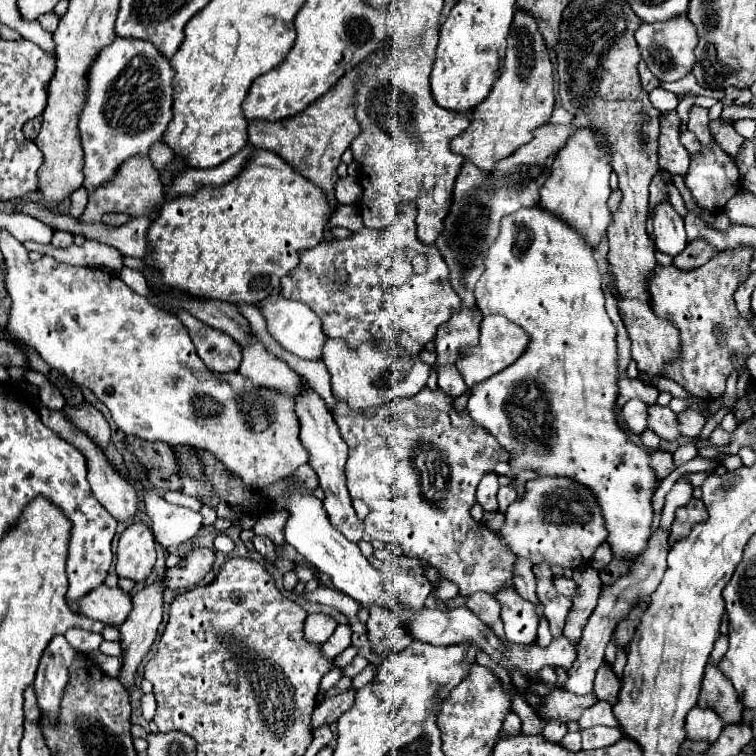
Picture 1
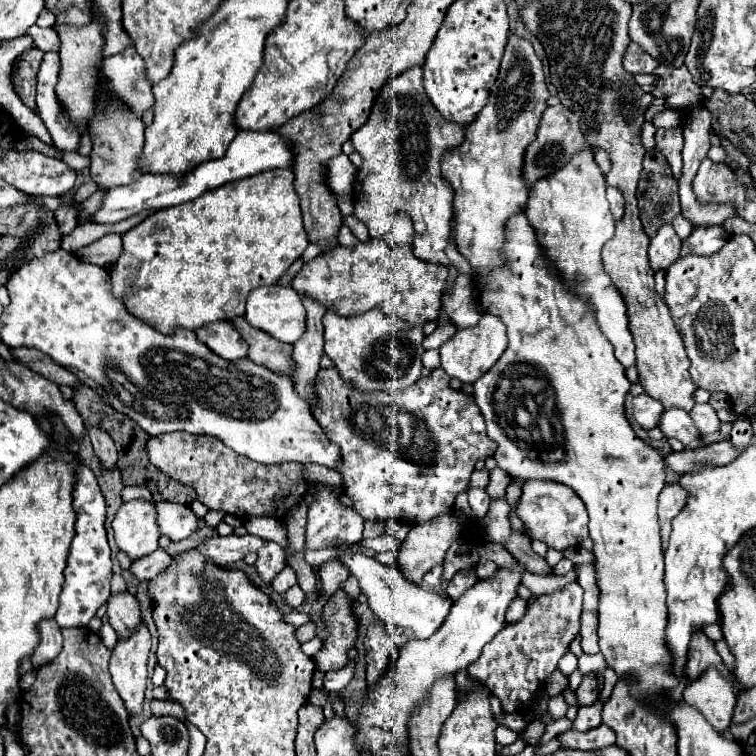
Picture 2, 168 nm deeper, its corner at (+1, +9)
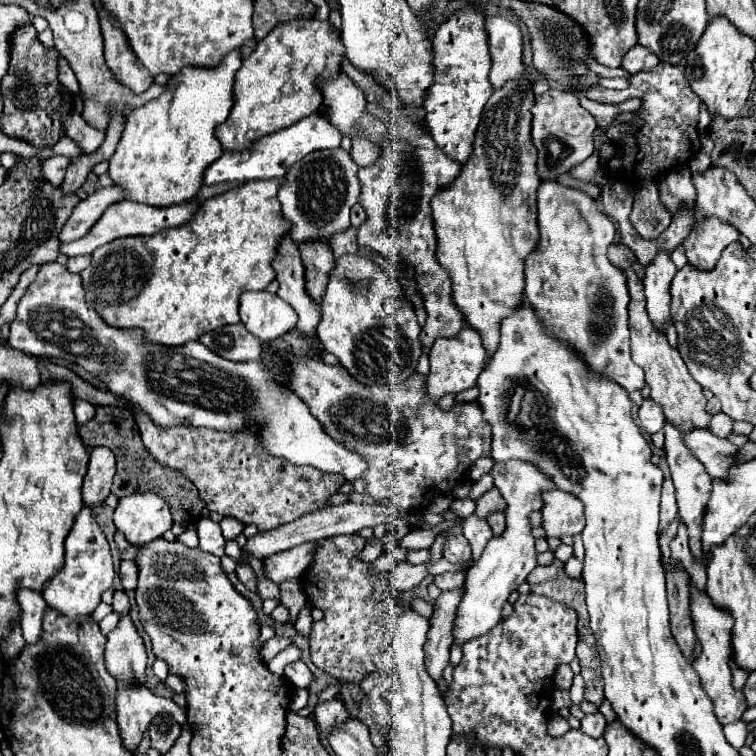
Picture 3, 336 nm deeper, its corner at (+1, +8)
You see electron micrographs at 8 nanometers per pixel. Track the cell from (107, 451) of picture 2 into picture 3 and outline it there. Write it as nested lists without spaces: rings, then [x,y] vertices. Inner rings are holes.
[[[102,446],[92,448],[88,472],[84,476],[84,486],[82,486],[82,498],[86,506],[90,508],[100,506],[108,498],[114,472],[116,472],[116,462],[112,450]]]

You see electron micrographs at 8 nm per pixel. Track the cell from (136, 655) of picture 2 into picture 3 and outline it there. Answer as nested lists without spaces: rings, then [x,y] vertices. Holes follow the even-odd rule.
[[[118,686],[116,694],[116,722],[120,730],[120,738],[130,754],[136,754],[138,744],[142,742],[150,720],[158,712],[168,712],[174,716],[180,726],[184,724],[186,710],[176,706],[170,698],[160,698],[146,688],[140,686]]]

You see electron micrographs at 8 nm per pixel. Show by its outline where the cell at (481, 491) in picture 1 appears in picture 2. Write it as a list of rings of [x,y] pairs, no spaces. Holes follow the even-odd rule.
[[[480,487],[468,489],[468,501],[470,501],[470,507],[472,507],[474,515],[478,519],[482,519],[488,511],[488,505],[490,505],[490,497],[488,497],[486,489],[480,489]]]

